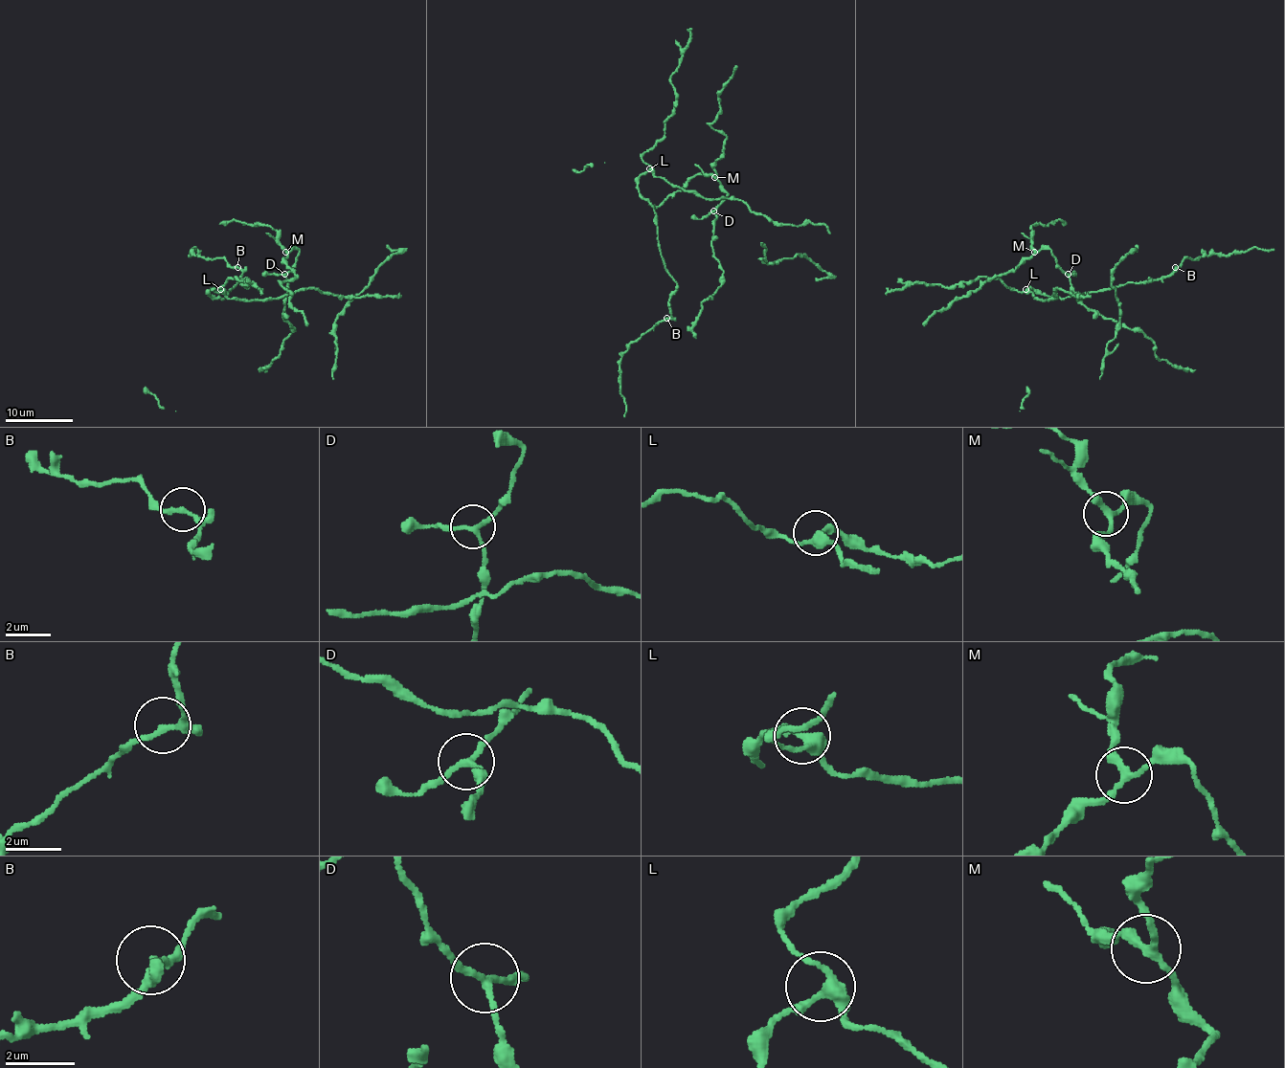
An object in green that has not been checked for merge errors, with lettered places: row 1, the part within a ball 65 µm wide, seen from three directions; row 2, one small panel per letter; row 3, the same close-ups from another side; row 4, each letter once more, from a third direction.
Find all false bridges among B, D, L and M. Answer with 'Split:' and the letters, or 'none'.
Split: none

